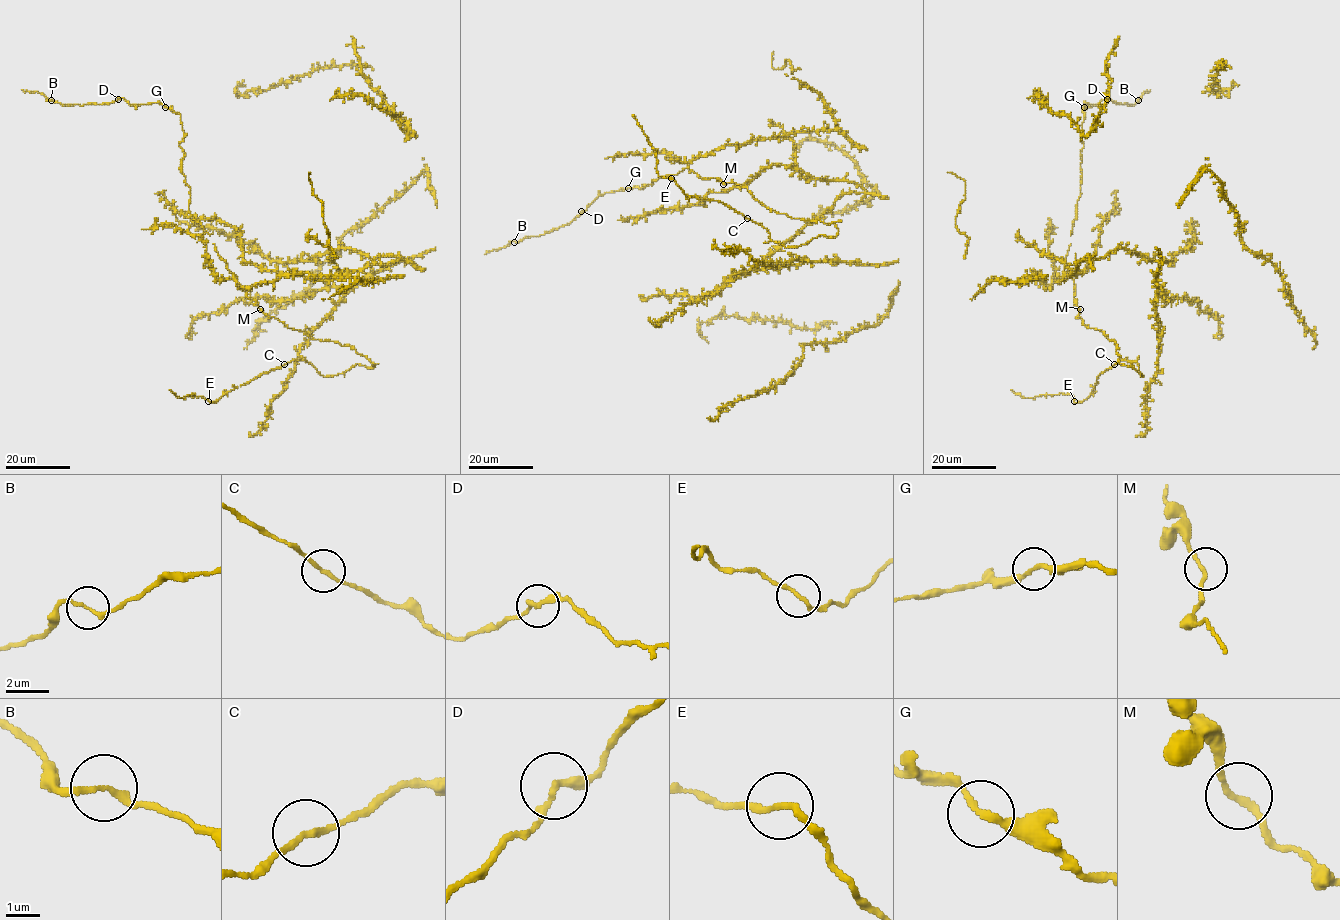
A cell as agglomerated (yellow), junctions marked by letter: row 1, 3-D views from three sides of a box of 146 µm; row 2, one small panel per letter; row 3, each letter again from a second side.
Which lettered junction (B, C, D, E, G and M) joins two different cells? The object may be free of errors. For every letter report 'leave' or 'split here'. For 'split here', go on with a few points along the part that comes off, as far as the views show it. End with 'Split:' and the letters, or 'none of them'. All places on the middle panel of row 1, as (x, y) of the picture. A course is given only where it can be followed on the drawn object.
B: leave
C: leave
D: leave
E: leave
G: leave
M: leave
Split: none of them

